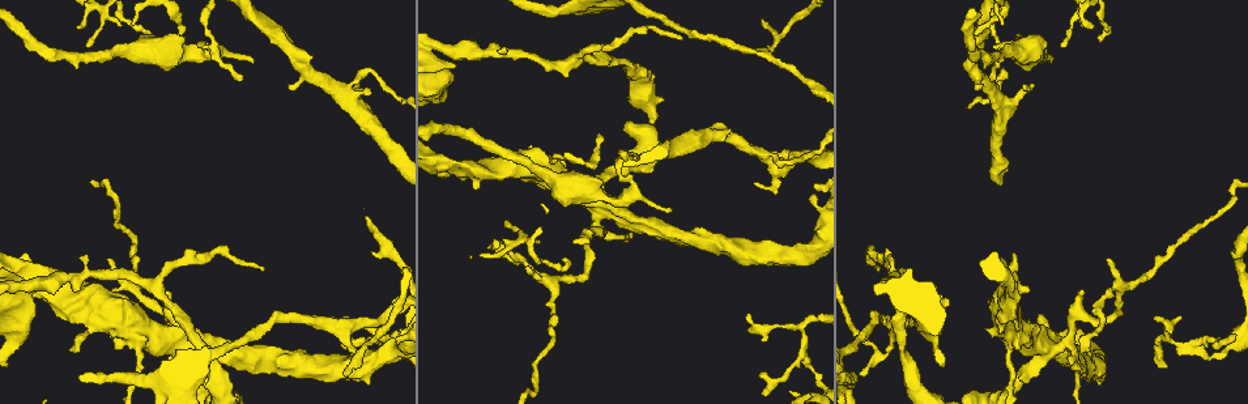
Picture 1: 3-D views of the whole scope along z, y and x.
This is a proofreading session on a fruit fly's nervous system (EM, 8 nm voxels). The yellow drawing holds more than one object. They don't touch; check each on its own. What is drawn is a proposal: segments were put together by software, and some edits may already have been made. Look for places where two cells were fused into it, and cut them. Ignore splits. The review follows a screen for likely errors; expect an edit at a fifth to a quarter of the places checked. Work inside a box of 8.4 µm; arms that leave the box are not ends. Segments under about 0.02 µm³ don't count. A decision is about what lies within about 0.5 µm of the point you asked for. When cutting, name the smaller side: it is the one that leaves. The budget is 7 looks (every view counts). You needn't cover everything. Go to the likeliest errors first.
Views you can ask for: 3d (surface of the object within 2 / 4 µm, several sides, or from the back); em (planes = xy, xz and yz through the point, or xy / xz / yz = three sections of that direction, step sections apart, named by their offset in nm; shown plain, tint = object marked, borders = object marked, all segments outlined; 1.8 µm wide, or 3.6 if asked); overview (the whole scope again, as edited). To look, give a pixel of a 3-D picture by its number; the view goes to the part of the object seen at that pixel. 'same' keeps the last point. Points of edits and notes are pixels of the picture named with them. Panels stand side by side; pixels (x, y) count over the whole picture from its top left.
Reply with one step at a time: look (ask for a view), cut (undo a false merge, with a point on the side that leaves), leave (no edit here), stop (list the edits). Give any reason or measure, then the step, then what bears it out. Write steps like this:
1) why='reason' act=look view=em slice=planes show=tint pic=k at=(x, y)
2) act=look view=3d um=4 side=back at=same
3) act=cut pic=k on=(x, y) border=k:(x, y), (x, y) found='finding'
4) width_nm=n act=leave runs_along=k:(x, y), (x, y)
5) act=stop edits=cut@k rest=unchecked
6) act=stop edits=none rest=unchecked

why='thick turns thin' act=look view=em um=3.6 slice=xz step=16 show=tint pic=1 at=(1046, 348)

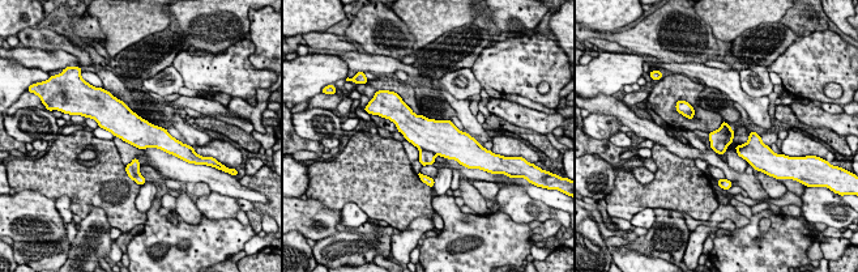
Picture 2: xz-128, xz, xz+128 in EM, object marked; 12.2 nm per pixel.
act=cut pic=2 on=(717, 137) border=2:(729, 126), (726, 145) found='a second cell is stuck on'

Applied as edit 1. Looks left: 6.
act=look view=overview

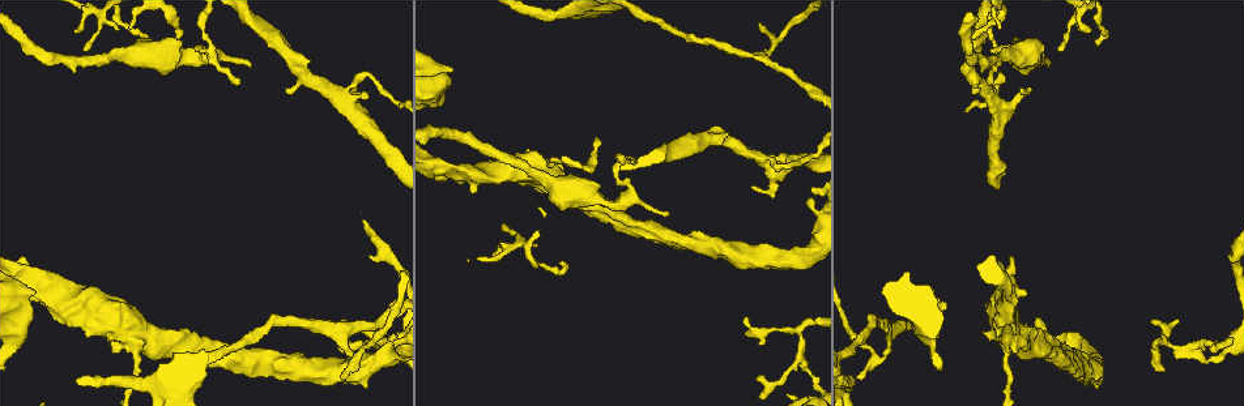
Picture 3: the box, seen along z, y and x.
why='abrupt turn' act=look view=em slice=planes show=plain pic=3 at=(1005, 282)

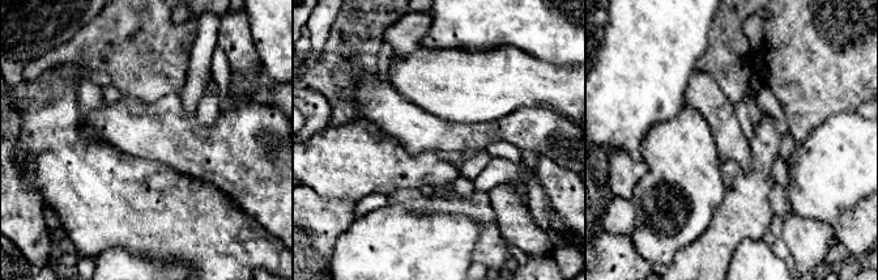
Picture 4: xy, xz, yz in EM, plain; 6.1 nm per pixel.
act=look view=em slice=planes show=tint at=same

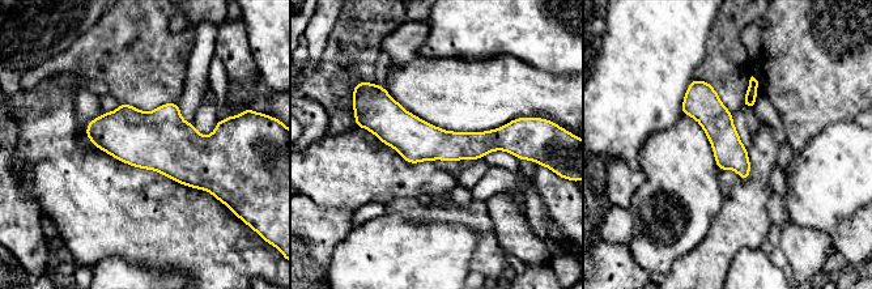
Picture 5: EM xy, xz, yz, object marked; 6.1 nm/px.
act=leave found='all the same cell'

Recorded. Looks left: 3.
why='three arms meet' act=look view=3d um=2 pic=3 at=(885, 331)

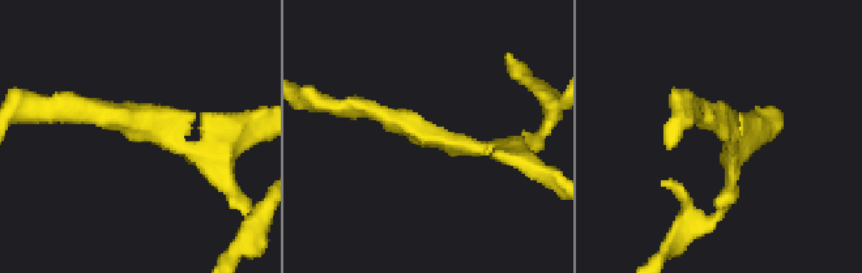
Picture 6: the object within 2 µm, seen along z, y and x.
arms=3 act=look view=em slice=xz step=8 show=tint pic=6 at=(461, 148)

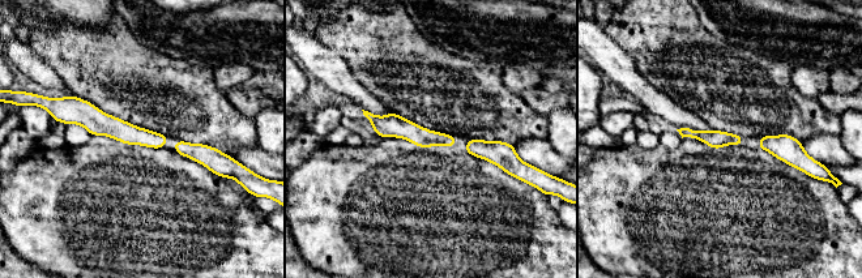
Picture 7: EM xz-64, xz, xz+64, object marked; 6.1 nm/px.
act=leave found='continuous, no second cell'

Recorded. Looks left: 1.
act=stop edits=cut@2 rest=unchecked

